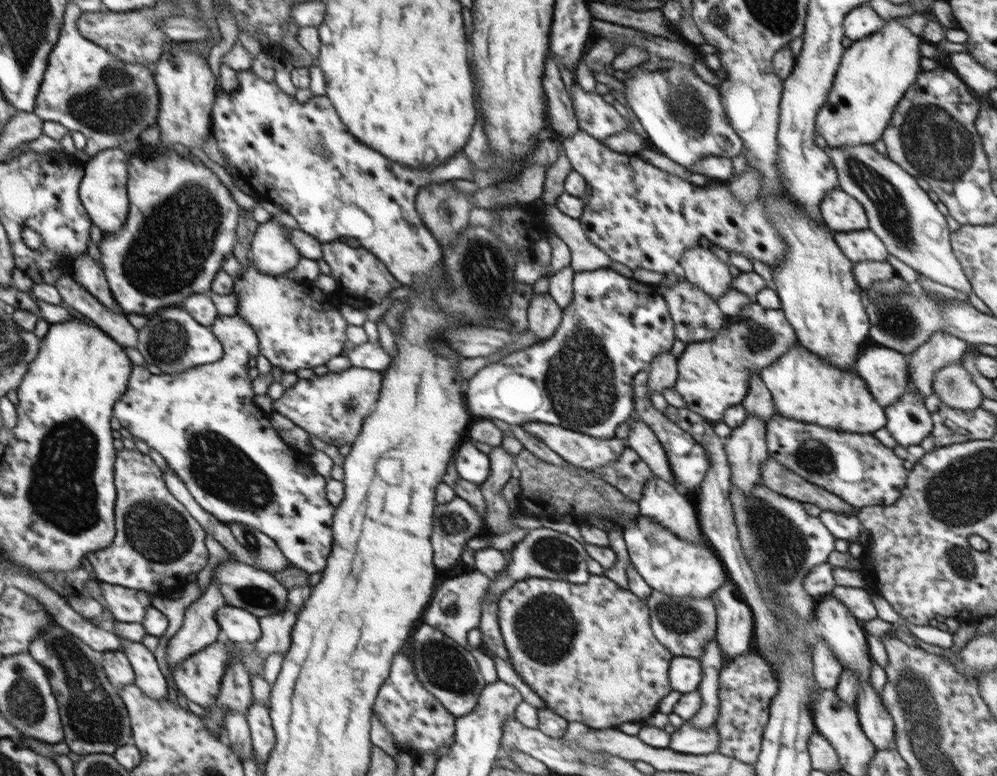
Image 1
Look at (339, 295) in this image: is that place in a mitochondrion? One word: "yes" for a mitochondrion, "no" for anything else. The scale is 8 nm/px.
no

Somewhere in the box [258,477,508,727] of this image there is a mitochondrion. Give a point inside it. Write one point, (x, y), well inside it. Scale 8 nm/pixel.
(444, 665)

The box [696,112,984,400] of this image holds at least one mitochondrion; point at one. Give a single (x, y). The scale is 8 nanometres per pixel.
(892, 211)

